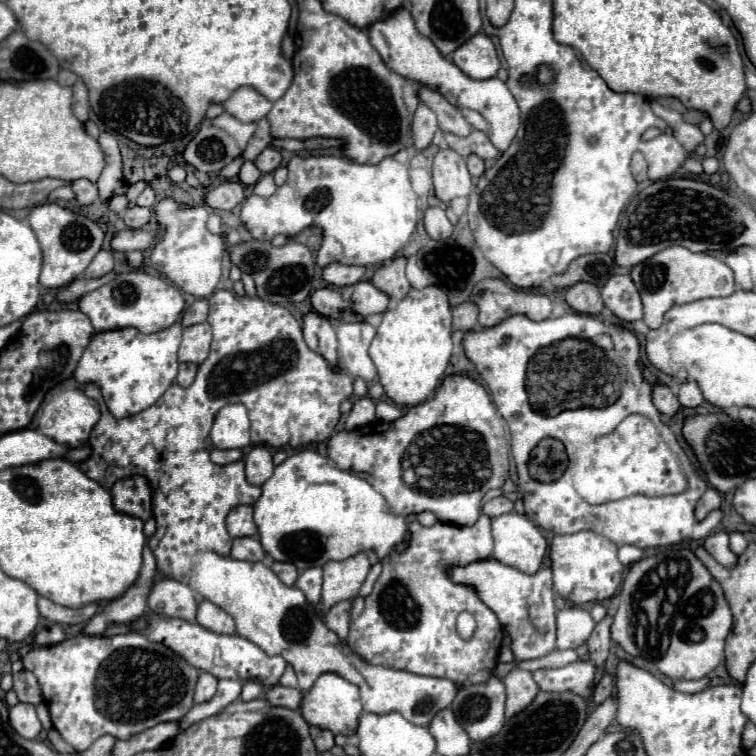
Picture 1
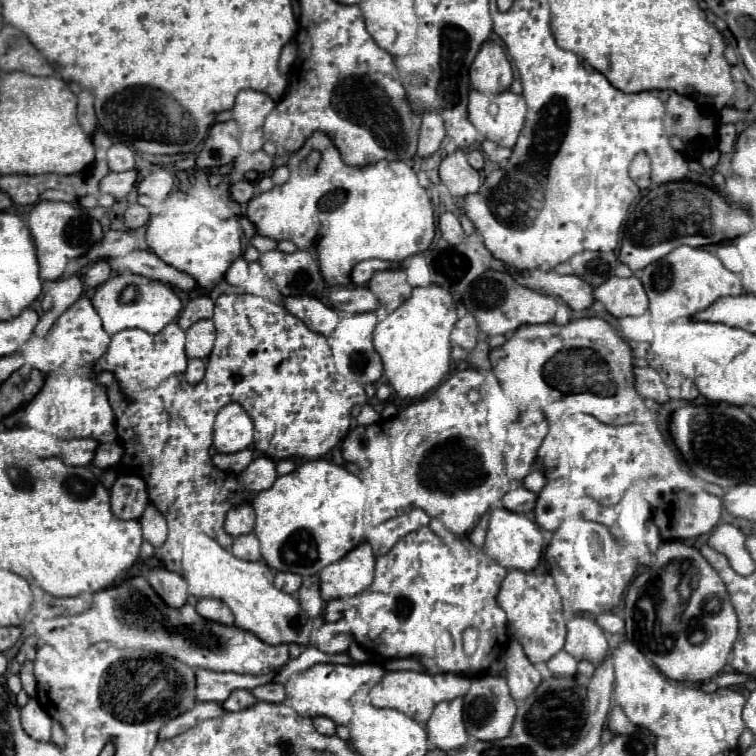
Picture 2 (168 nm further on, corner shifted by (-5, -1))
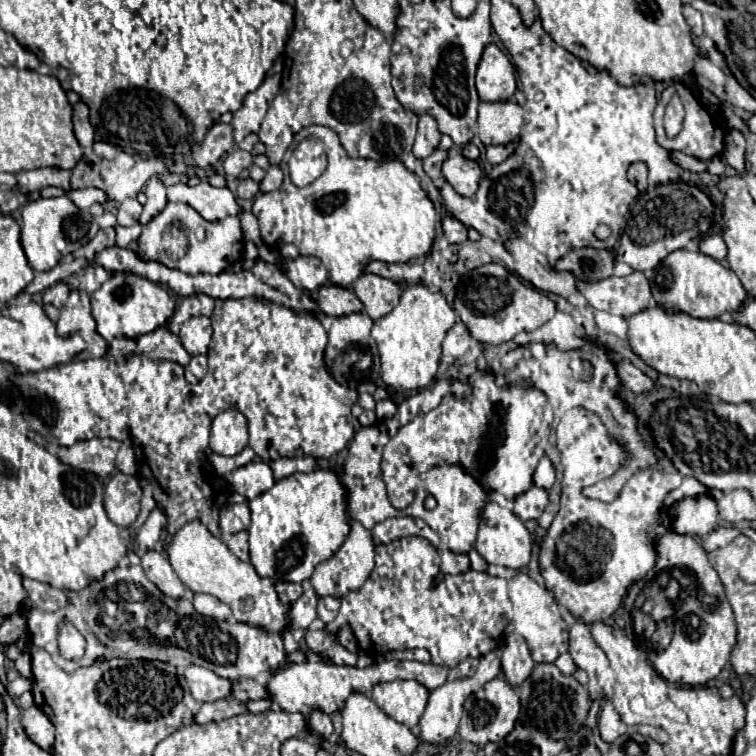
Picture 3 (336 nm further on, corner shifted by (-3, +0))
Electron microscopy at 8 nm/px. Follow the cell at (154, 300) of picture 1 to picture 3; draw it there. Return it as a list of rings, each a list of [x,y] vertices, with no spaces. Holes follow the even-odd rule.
[[[118,272],[112,274],[92,296],[92,316],[96,320],[98,334],[110,342],[114,338],[140,338],[160,326],[166,326],[170,316],[174,314],[174,302],[162,290],[158,284],[152,284],[150,280],[130,274],[130,272]]]

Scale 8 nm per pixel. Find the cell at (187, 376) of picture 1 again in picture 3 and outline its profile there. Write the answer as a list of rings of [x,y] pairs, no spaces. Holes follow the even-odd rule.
[[[204,354],[194,356],[186,368],[188,368],[188,370],[190,370],[198,380],[204,378],[204,374],[206,374],[206,356],[204,356]]]

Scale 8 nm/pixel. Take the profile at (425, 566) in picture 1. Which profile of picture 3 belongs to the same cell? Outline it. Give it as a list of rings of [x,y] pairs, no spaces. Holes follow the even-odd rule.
[[[406,536],[392,540],[388,544],[378,544],[374,552],[376,552],[376,566],[370,578],[358,592],[354,590],[342,596],[341,606],[335,618],[335,628],[341,628],[341,625],[351,626],[361,650],[366,653],[383,653],[390,650],[424,648],[430,652],[434,664],[454,668],[464,658],[482,656],[496,646],[506,626],[504,612],[512,608],[504,578],[496,578],[486,572],[468,570],[456,576],[446,574],[440,584],[432,586],[432,580],[440,570],[440,554],[428,540],[420,536]]]

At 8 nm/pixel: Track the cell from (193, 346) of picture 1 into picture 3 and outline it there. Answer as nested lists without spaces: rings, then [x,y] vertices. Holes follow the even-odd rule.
[[[206,316],[190,318],[188,322],[182,324],[178,338],[180,338],[182,346],[186,348],[186,352],[190,356],[206,354],[208,352],[208,344],[212,340],[212,324],[210,324],[210,318],[206,318]]]

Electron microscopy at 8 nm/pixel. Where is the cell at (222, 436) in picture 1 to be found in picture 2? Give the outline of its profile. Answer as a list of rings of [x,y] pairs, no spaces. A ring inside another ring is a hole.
[[[238,403],[224,405],[214,421],[214,447],[222,453],[242,451],[254,443],[252,417]]]

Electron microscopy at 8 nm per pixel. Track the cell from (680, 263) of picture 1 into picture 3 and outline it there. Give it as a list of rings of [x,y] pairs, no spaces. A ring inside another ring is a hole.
[[[676,250],[668,254],[656,268],[644,274],[650,282],[656,304],[676,312],[686,312],[694,318],[720,318],[726,312],[736,312],[742,308],[744,300],[748,298],[744,286],[732,270],[700,252]]]

